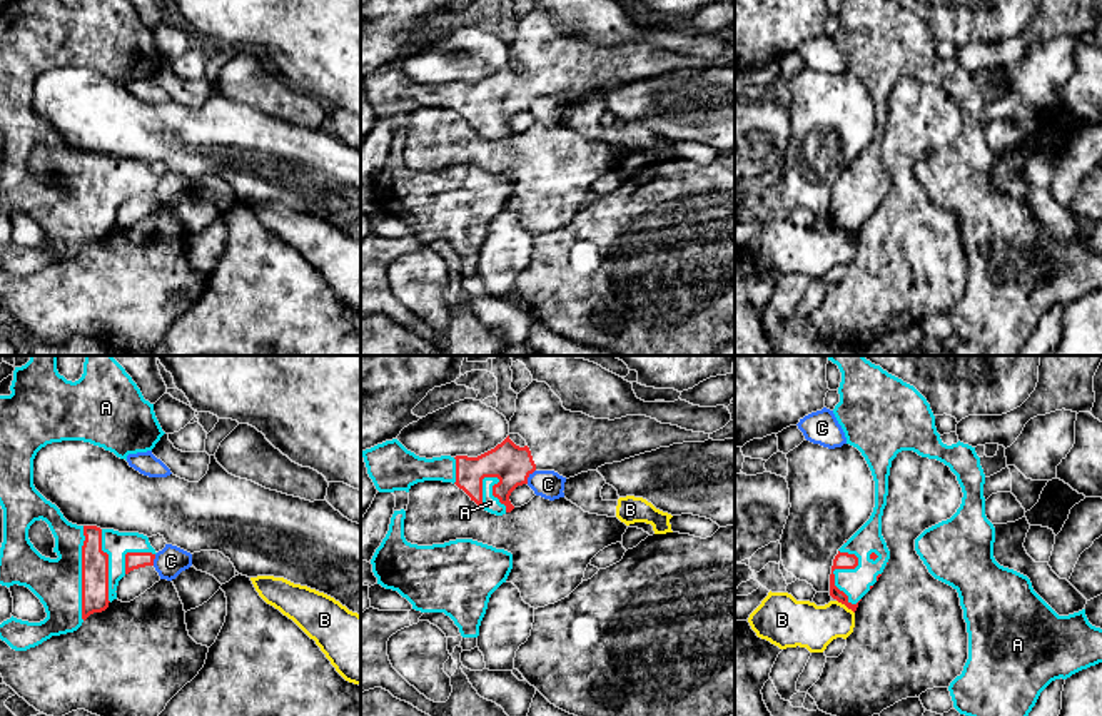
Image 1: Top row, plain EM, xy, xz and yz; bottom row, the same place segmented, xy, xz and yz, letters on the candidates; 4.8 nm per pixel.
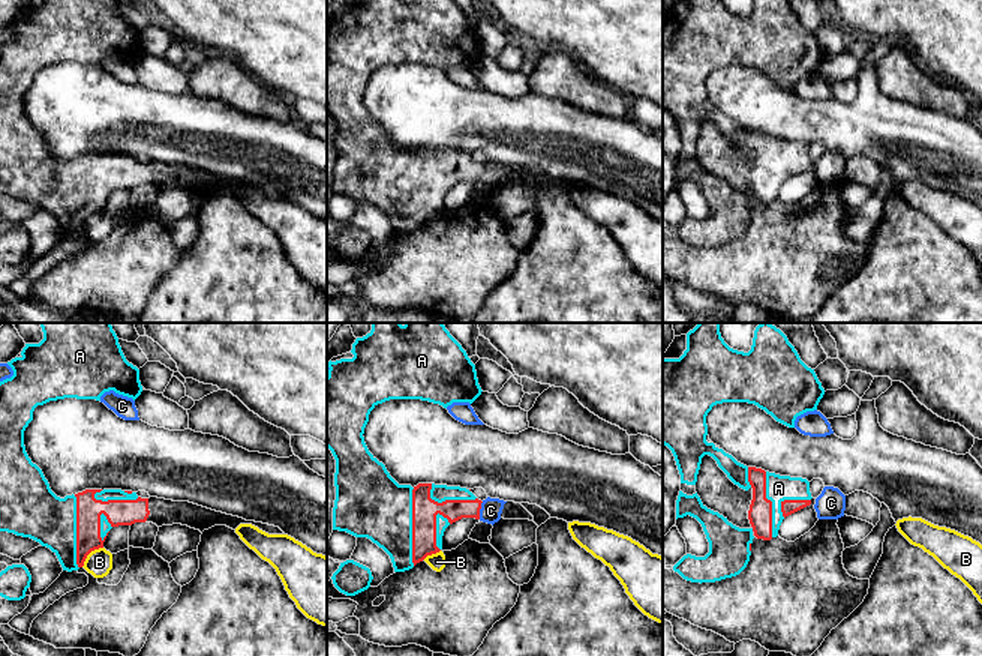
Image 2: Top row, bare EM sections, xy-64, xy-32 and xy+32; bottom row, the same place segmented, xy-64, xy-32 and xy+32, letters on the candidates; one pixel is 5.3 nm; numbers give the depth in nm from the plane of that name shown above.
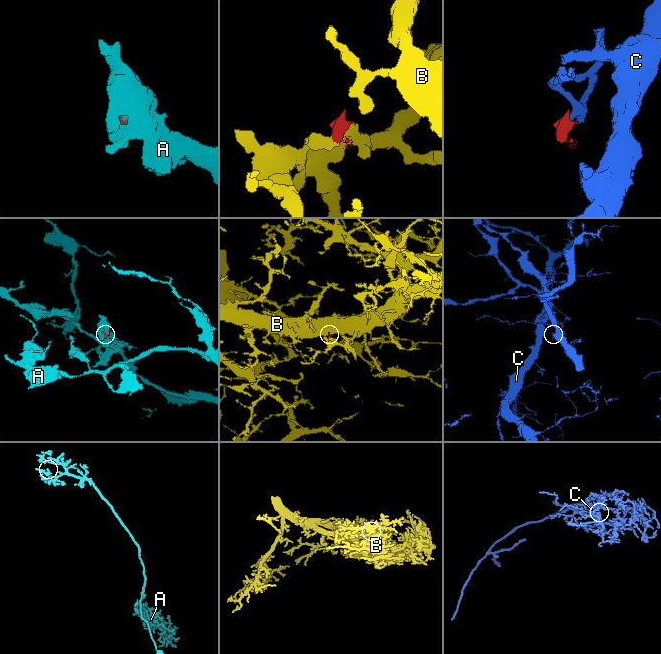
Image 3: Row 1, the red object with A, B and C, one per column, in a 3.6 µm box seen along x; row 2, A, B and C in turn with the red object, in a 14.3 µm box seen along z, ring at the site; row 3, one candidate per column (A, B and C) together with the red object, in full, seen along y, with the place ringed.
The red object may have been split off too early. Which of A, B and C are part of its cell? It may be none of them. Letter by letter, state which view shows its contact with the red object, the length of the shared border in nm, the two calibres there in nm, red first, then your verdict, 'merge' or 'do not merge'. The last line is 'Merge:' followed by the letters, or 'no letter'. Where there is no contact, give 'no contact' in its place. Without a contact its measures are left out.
A: yz | 280 nm | 80/140 nm | merge
B: yz | 110 nm | 80/220 nm | do not merge
C: xz | 80 nm | 190/140 nm | do not merge
Merge: A

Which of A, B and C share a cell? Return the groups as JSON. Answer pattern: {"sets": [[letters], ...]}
{"sets": [["A"], ["B"], ["C"]]}

